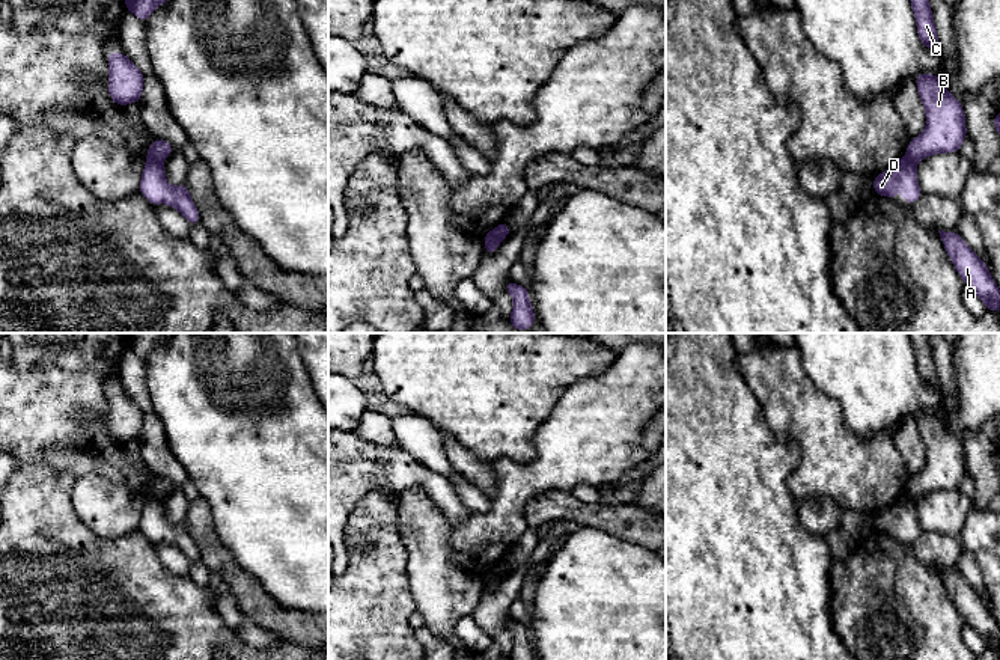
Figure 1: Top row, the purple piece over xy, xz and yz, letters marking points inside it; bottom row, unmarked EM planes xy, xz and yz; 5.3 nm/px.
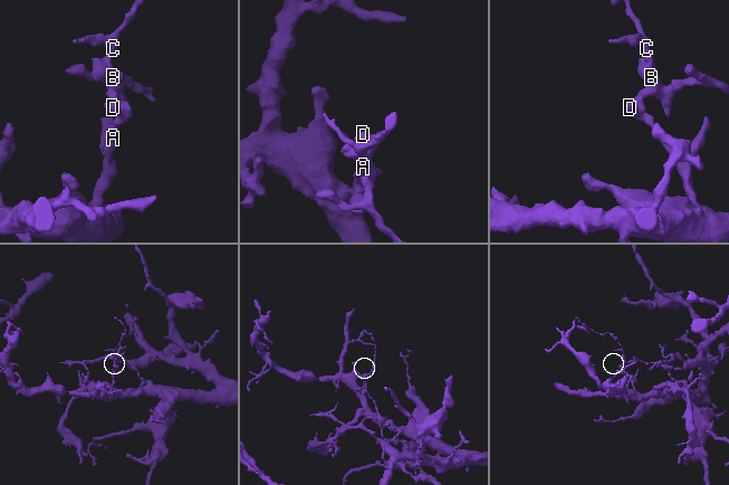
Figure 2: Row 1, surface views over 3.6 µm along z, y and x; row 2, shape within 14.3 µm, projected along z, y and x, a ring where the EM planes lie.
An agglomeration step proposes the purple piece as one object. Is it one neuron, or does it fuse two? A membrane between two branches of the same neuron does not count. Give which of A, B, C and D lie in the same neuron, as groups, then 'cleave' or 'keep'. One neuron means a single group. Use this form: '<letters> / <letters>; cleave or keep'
A D / B C; cleave

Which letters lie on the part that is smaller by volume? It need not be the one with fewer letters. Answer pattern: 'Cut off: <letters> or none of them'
Cut off: B, C

